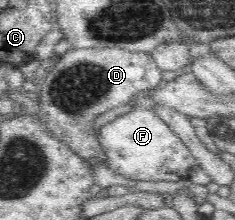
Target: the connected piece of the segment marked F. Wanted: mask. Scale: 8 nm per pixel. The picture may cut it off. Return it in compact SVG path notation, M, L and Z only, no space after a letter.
M139 109L117 117L99 129L97 138L107 156L107 165L129 179L174 182L187 178L187 171L197 166L188 146L152 109Z

